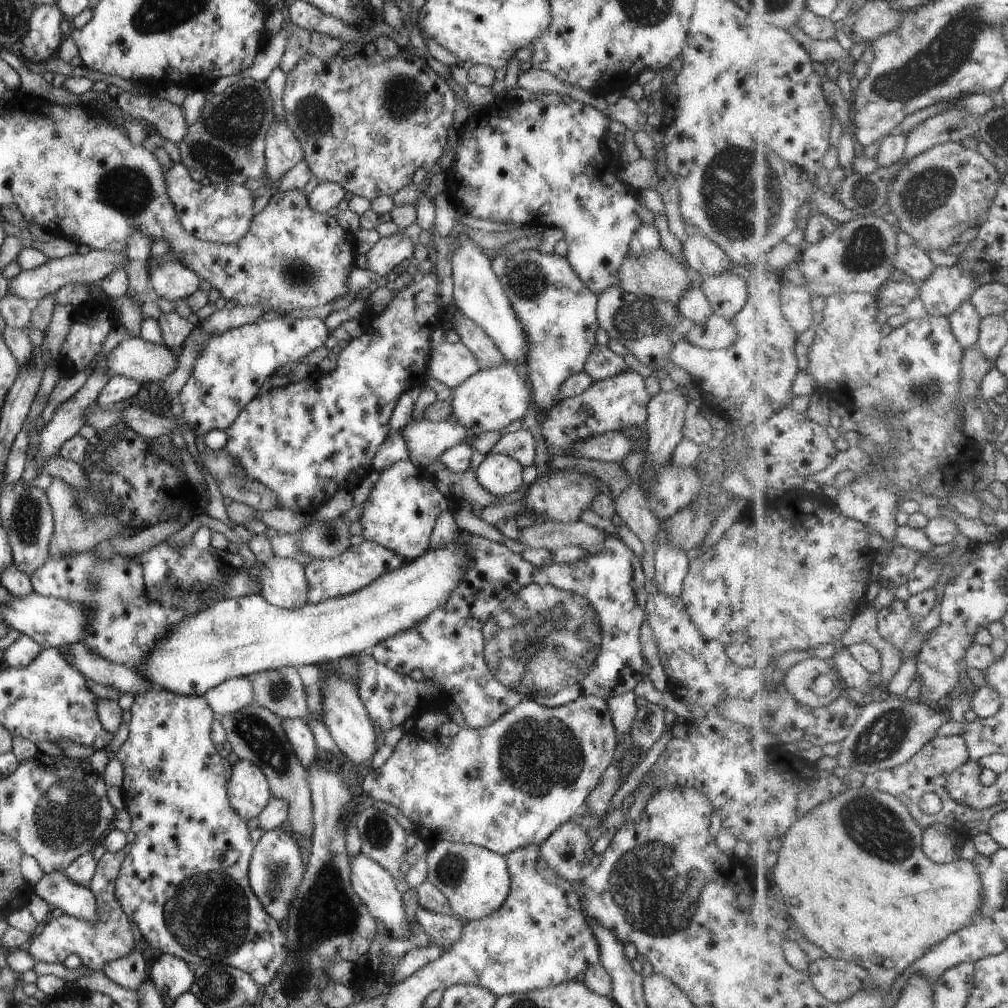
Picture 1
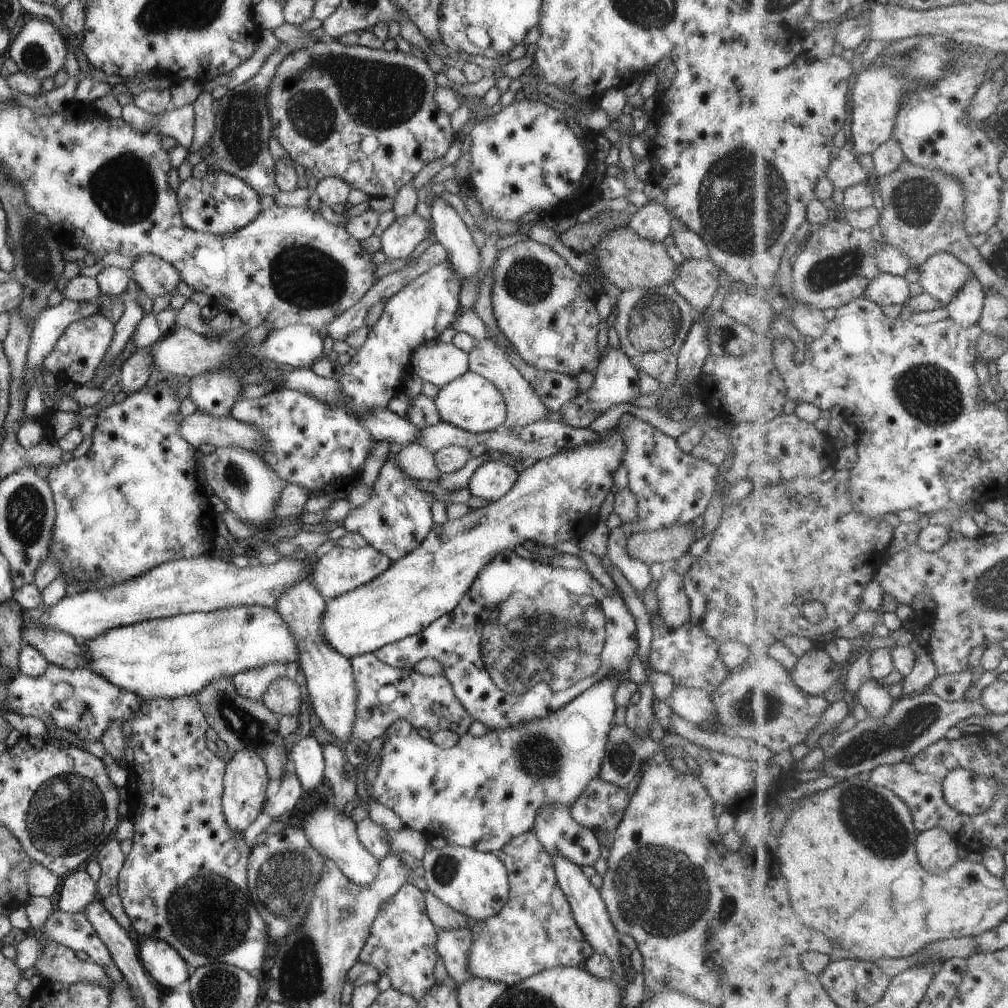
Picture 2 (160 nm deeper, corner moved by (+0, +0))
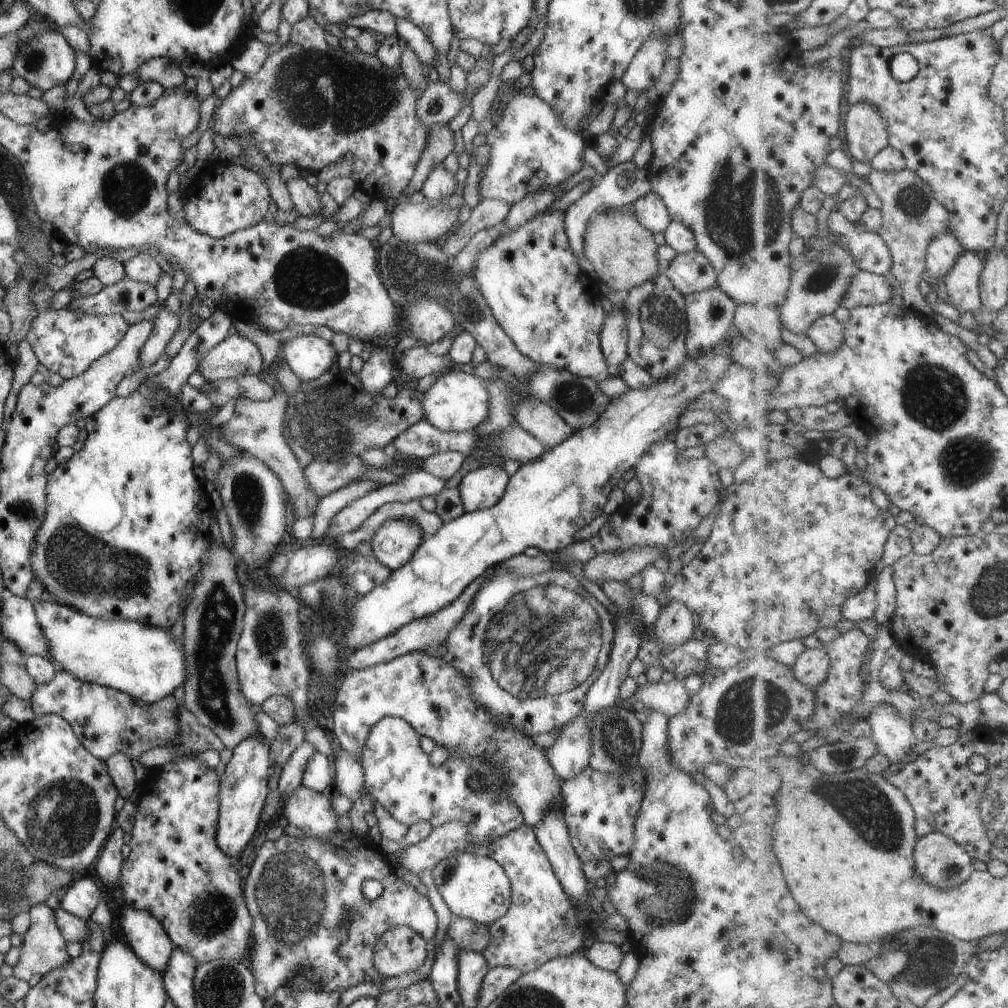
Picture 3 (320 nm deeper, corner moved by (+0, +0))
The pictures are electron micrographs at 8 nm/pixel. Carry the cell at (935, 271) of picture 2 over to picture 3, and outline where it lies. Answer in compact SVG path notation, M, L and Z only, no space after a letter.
M942 232L928 244L927 274L931 277L942 276L955 266L961 253L965 251L961 241L951 232Z

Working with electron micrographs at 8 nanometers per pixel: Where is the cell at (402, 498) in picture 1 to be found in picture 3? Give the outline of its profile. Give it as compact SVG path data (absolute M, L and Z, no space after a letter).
M405 518L389 519L374 532L370 548L374 557L392 571L415 552L424 536L415 522Z

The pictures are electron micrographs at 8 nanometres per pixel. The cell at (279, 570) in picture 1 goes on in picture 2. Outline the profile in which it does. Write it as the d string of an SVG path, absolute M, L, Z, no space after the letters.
M301 579L278 596L273 608L283 619L289 632L296 641L298 650L297 665L305 676L305 686L308 698L312 704L313 713L332 736L347 744L355 716L355 697L357 696L350 660L326 643L320 629L325 599L317 589Z

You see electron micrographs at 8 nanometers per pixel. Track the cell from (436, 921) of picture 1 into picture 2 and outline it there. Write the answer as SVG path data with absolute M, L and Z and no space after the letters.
M469 928L437 932L436 955L443 961L445 970L456 984L471 978L466 967L472 934Z

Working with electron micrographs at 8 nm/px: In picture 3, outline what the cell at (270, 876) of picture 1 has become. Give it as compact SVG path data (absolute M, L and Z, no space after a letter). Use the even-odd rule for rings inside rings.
M281 835L275 841L264 841L256 851L251 862L249 875L245 880L243 896L252 918L250 930L251 941L255 943L249 966L254 978L254 989L257 996L269 998L280 986L284 986L296 973L306 974L316 981L316 990L329 994L333 991L345 991L351 986L369 982L375 984L382 992L391 989L402 989L415 981L428 978L434 953L434 932L437 923L431 903L426 896L418 894L415 887L406 885L396 875L392 858L383 853L378 844L372 844L368 836L358 839L357 848L332 847L309 837L290 837ZM365 880L377 880L382 892L375 899L367 899L361 893ZM401 925L410 926L426 942L426 955L417 969L394 976L384 977L373 966L372 952L376 940L386 930Z

